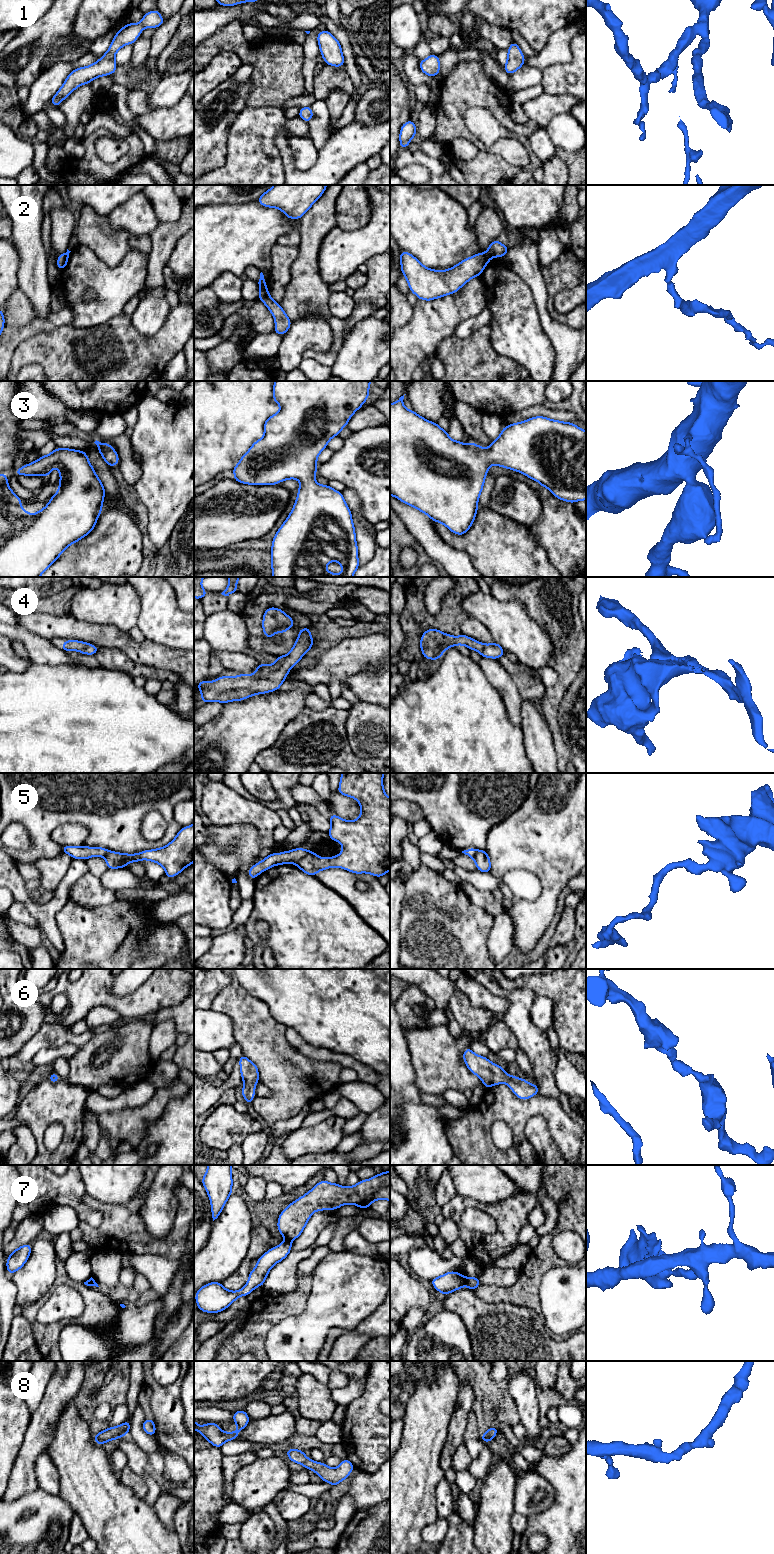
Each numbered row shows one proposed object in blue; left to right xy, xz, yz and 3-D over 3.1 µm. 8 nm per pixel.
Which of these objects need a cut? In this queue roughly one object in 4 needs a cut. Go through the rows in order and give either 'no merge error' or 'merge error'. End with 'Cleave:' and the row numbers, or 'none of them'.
1: no merge error
2: merge error
3: no merge error
4: no merge error
5: merge error
6: no merge error
7: merge error
8: no merge error
Cleave: 2, 5, 7

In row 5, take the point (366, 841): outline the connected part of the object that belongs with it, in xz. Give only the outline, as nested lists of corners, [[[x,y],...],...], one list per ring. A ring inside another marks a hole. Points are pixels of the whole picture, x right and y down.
[[[342,773],[338,793],[358,801],[361,814],[354,821],[347,821],[330,814],[331,828],[327,832],[331,841],[339,841],[343,850],[339,855],[323,858],[312,850],[295,865],[304,873],[315,876],[328,868],[338,867],[349,872],[368,873],[376,877],[386,875],[390,870],[390,798],[383,787],[384,773]]]

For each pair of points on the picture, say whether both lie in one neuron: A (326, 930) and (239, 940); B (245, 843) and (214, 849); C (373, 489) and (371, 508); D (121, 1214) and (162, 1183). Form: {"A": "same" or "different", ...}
{"A": "different", "B": "same", "C": "same", "D": "different"}

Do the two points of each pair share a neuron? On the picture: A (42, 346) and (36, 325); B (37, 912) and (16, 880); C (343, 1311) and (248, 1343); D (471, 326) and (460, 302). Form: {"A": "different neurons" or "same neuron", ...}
{"A": "different neurons", "B": "same neuron", "C": "different neurons", "D": "different neurons"}

